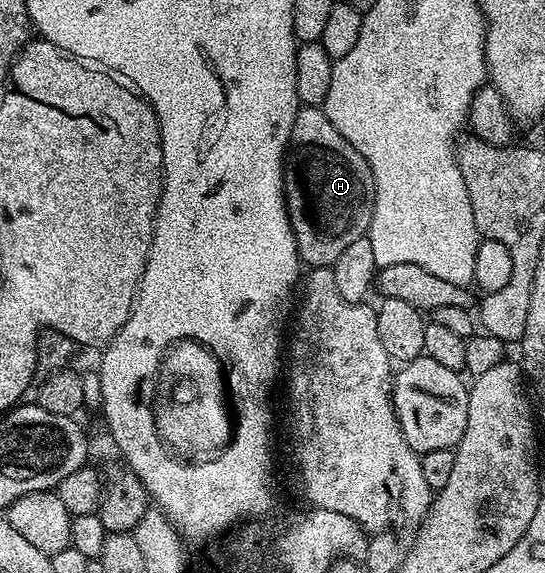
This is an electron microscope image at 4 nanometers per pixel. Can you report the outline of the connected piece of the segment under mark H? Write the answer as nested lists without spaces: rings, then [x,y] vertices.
[[[302,106],[298,111],[282,164],[282,188],[298,256],[307,267],[333,267],[344,248],[369,235],[376,196],[372,168],[332,128],[321,106]]]

